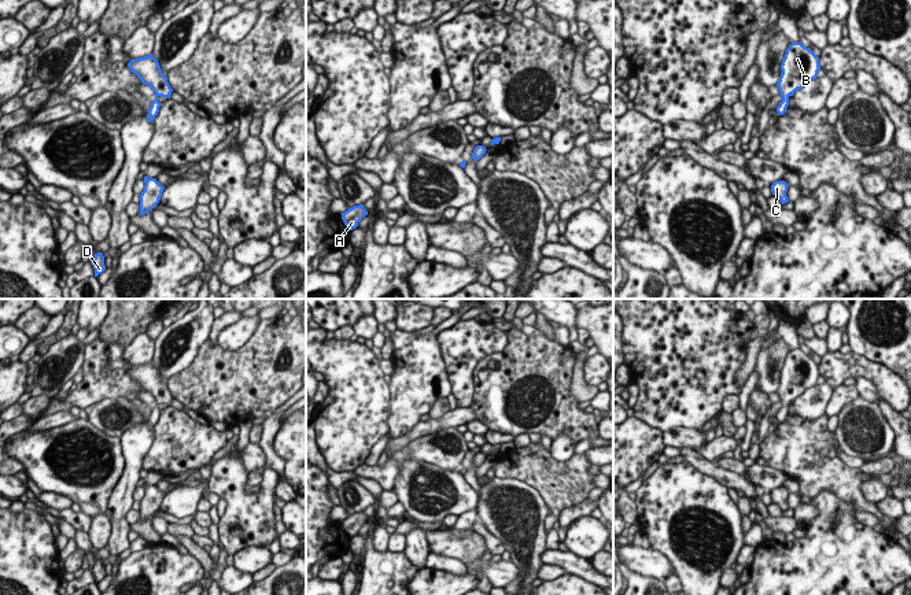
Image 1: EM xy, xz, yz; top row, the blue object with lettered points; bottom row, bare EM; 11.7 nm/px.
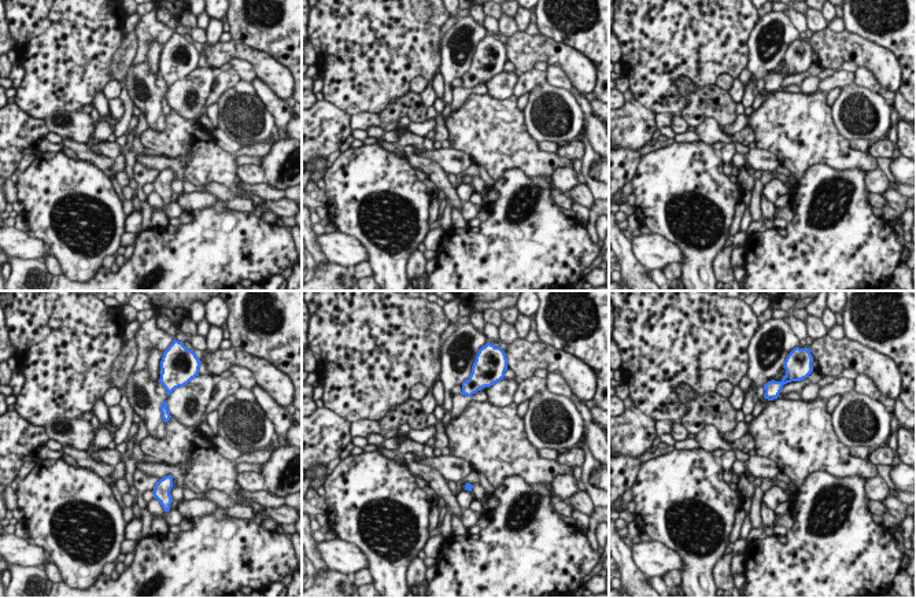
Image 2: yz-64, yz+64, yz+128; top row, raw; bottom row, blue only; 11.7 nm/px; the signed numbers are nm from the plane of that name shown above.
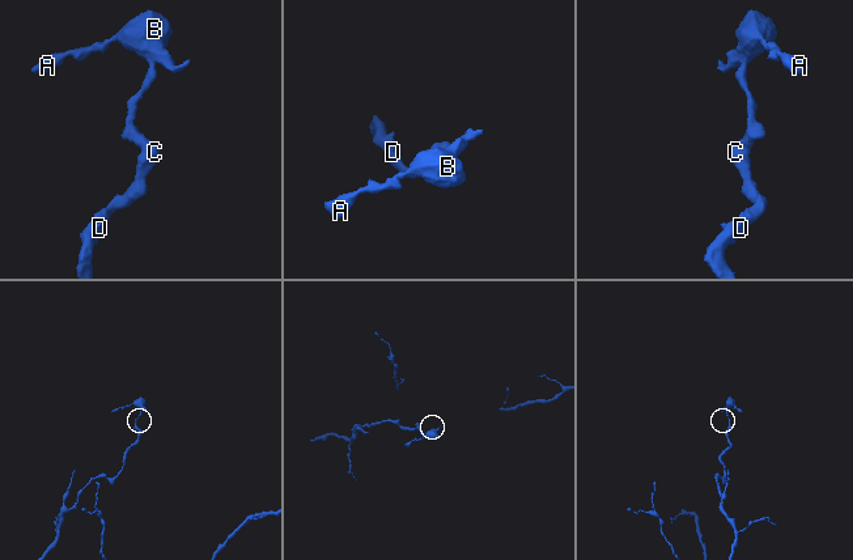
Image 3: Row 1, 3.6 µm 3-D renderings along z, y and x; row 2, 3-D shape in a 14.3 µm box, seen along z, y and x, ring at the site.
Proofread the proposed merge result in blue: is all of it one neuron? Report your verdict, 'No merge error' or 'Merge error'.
No merge error

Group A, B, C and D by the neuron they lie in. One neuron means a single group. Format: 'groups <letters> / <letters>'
groups A B C D

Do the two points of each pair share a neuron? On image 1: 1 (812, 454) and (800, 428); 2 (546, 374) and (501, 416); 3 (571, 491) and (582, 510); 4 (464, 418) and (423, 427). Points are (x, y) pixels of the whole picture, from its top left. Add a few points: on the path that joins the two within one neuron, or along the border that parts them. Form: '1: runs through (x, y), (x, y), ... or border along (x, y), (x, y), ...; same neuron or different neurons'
1: runs through (806, 447), (800, 442), (800, 435); same neuron
2: runs through (530, 374), (513, 384), (505, 392), (504, 399); same neuron
3: border along (585, 498), (565, 507), (557, 520); different neurons
4: runs through (454, 418), (432, 425); same neuron

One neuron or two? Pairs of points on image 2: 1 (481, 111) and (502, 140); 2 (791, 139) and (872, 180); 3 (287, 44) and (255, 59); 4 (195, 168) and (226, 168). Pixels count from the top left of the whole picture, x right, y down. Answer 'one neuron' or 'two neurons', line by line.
1: one neuron
2: two neurons
3: two neurons
4: one neuron

